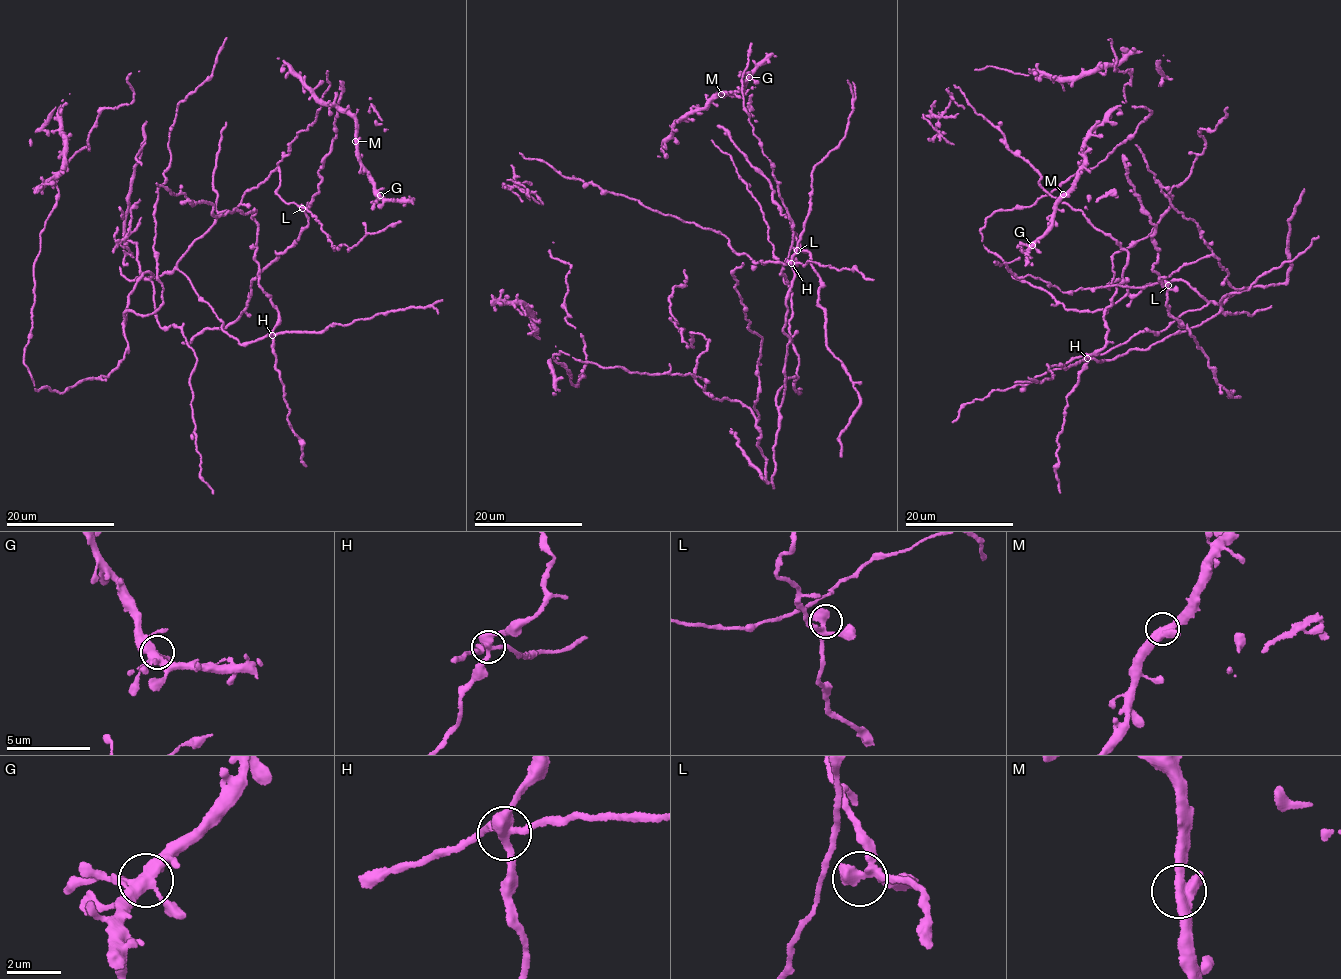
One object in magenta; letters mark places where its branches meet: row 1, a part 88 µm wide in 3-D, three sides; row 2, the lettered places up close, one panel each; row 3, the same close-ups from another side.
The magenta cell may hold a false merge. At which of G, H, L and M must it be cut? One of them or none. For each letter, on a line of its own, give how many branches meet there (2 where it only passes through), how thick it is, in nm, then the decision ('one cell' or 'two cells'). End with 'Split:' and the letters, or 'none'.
G: branches 5; calibre 400 nm; one cell
H: branches 4; calibre 380 nm; two cells
L: branches 4; calibre 360 nm; one cell
M: branches 3; calibre 360 nm; one cell
Split: H

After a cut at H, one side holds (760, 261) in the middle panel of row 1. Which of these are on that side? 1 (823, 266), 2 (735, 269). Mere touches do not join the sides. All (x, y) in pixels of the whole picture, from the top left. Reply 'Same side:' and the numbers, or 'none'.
Same side: 1

